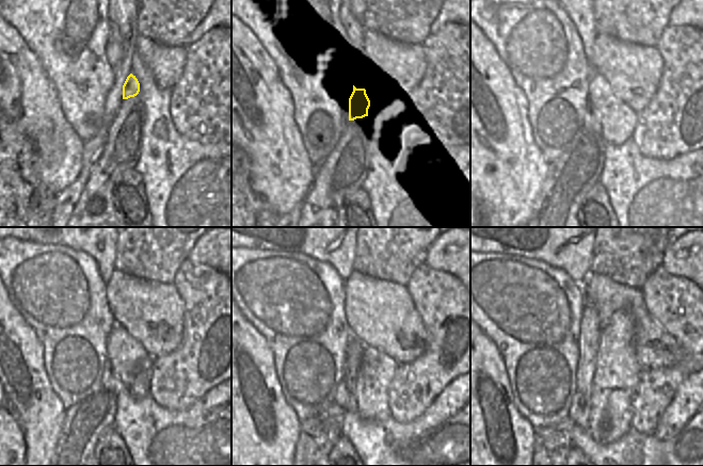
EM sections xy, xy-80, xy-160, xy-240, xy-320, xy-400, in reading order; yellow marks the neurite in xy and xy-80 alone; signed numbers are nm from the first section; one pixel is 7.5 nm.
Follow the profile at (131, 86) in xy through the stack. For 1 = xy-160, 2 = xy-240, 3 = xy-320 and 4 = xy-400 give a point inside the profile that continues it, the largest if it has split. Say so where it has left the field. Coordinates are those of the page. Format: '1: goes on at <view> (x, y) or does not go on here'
1: goes on at xy-160 (591, 125)
2: goes on at xy-240 (111, 382)
3: goes on at xy-320 (345, 397)
4: goes on at xy-400 (579, 407)

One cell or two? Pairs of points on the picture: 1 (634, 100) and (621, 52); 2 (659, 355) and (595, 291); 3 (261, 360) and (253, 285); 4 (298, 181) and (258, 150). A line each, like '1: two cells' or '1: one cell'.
1: one cell
2: one cell
3: two cells
4: one cell

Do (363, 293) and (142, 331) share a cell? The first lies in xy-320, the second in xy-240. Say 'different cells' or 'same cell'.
same cell

